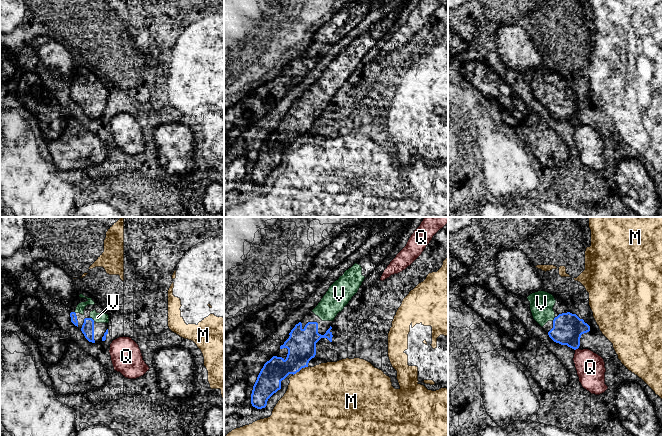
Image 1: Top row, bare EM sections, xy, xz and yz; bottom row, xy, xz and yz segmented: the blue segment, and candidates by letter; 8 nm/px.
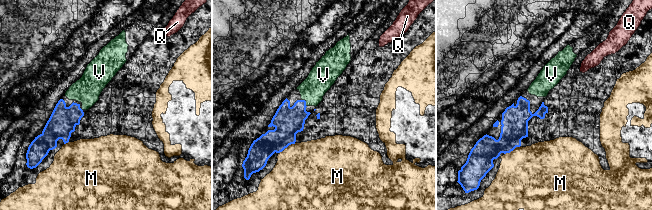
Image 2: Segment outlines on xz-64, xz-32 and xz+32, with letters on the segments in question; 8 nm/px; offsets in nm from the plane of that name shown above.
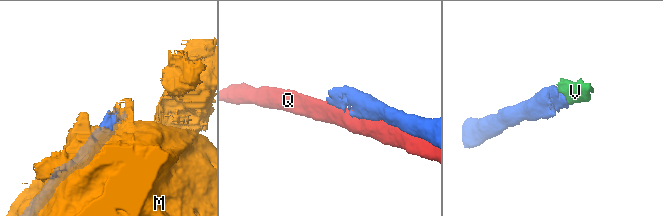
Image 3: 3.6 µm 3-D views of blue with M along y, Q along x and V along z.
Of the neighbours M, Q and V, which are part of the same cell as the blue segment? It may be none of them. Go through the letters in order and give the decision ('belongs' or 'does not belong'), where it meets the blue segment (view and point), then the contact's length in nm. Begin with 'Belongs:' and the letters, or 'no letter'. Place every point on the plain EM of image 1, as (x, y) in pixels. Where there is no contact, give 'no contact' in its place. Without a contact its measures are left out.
Belongs: V
M: does not belong; meets blue in xz at (300, 145); contact 140 nm long
Q: does not belong; meets blue in yz at (576, 124); contact 30 nm long
V: belongs; meets blue in xy at (92, 95); contact 50 nm long

